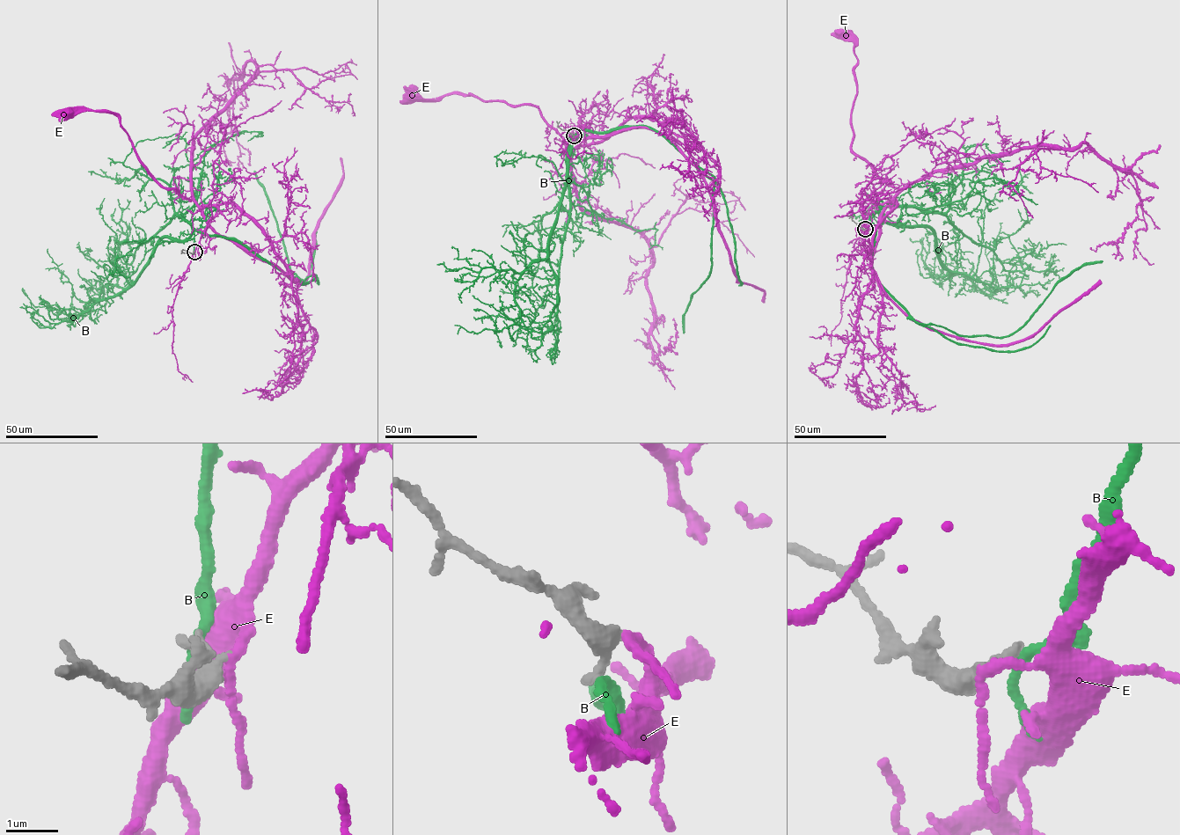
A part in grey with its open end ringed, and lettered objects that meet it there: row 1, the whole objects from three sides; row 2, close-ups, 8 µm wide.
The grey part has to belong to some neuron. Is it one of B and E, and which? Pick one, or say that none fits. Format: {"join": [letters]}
{"join": ["E"]}

